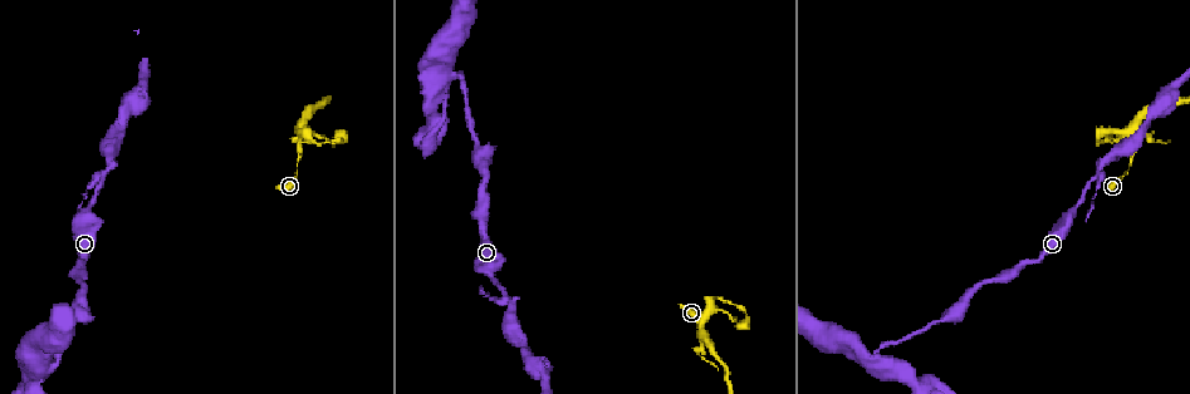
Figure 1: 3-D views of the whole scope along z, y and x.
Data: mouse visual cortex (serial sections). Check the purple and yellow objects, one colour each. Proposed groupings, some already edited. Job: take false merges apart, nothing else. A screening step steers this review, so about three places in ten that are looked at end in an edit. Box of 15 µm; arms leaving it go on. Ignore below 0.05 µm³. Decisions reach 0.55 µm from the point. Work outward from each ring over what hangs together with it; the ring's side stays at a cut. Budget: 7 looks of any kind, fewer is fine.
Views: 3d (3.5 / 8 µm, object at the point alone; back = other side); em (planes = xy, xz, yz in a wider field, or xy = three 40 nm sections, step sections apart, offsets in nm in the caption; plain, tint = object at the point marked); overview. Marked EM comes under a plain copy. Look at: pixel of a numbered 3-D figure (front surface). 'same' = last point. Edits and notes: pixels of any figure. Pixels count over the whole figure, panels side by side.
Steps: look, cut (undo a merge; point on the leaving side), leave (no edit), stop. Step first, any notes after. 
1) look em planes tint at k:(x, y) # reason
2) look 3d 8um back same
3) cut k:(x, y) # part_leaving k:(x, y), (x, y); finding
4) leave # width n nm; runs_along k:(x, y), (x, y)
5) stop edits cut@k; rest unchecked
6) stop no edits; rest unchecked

look 3d 3.5um at 1:(1097, 176) # abrupt turn

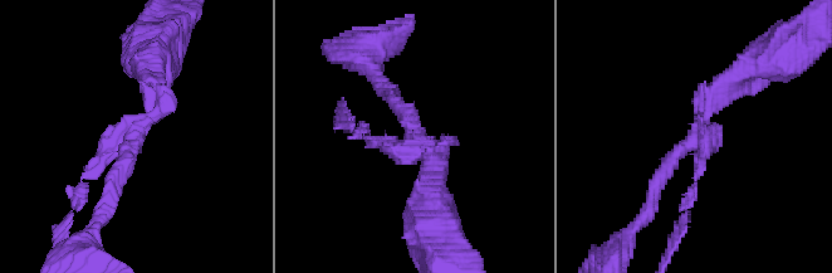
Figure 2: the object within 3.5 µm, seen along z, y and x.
look em xy step 1 tint at 2:(693, 140)

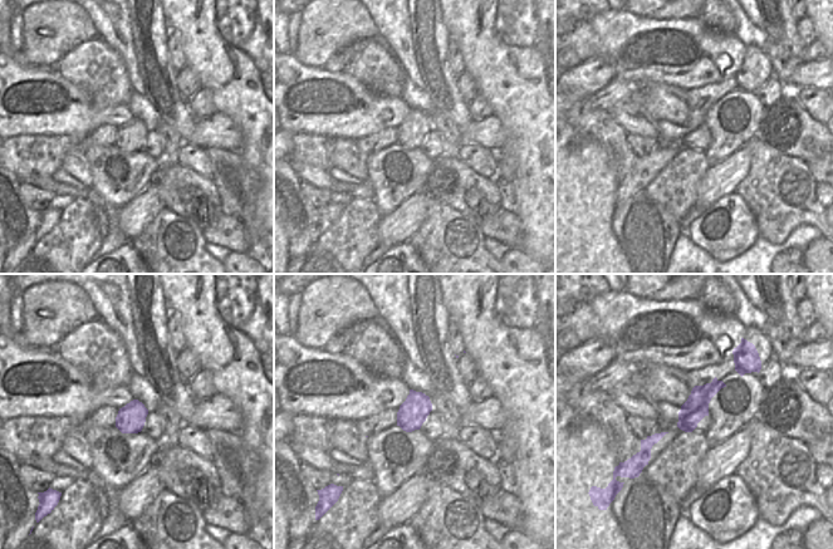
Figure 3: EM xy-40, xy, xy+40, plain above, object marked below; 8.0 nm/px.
leave # runs_along 2:(650, 205), (656, 181), (737, 77); continuous, no second cell

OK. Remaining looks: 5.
look 3d 3.5um at 1:(700, 333) # two arms in line, one across

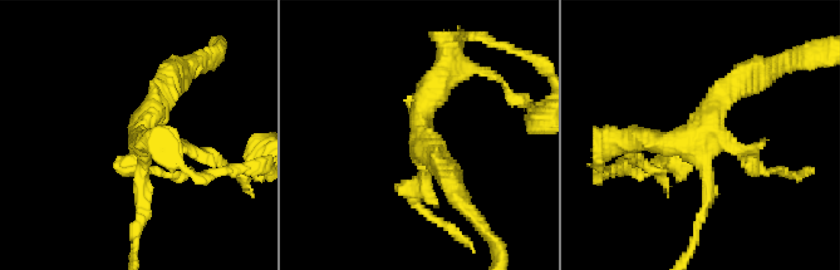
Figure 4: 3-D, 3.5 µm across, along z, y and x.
look em planes tint at 4:(143, 160) # need the tissue

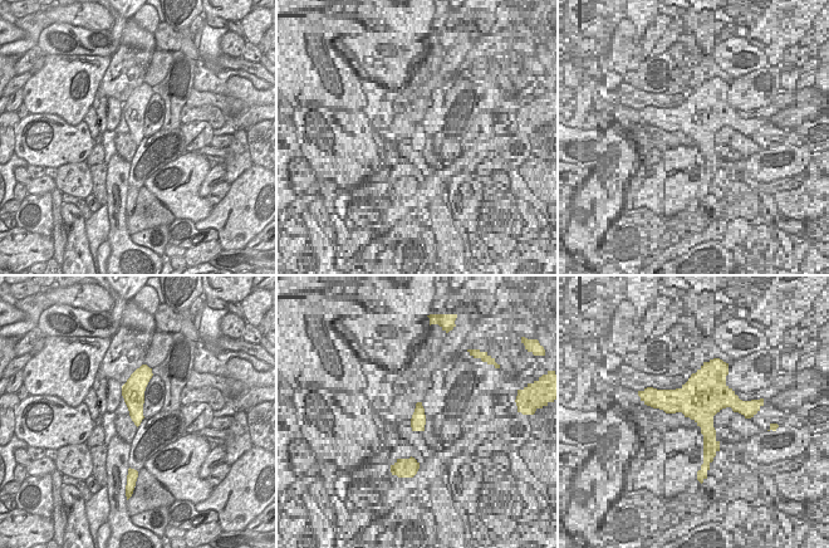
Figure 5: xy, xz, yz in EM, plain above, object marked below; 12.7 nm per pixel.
leave # runs_along 4:(693, 236), (710, 191), (710, 109), (732, 91); one cell here

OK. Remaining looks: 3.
look 3d 8um at 1:(958, 308) # branch point

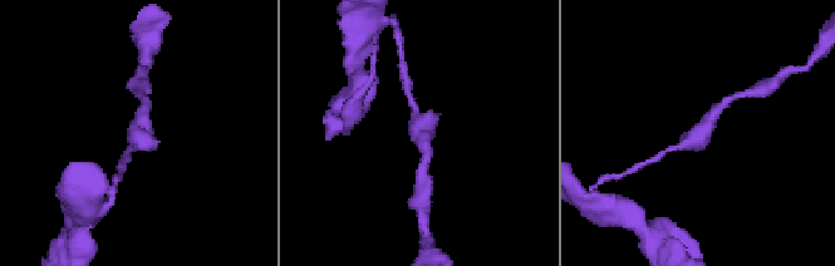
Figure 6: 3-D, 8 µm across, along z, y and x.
look 3d 3.5um at 6:(703, 135) # closer look

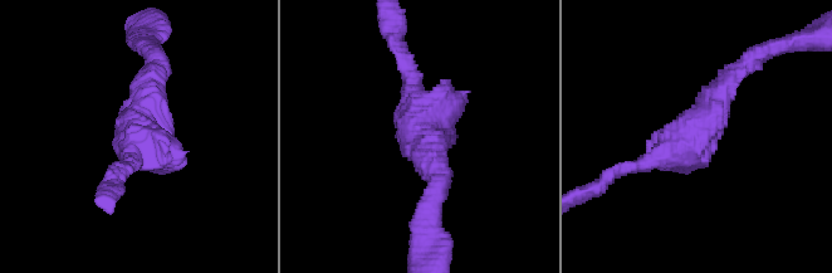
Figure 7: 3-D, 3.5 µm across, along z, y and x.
leave # runs_along 7:(729, 81), (686, 142), (613, 170); continuous, no second cell

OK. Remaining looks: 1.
stop no edits; rest unchecked

